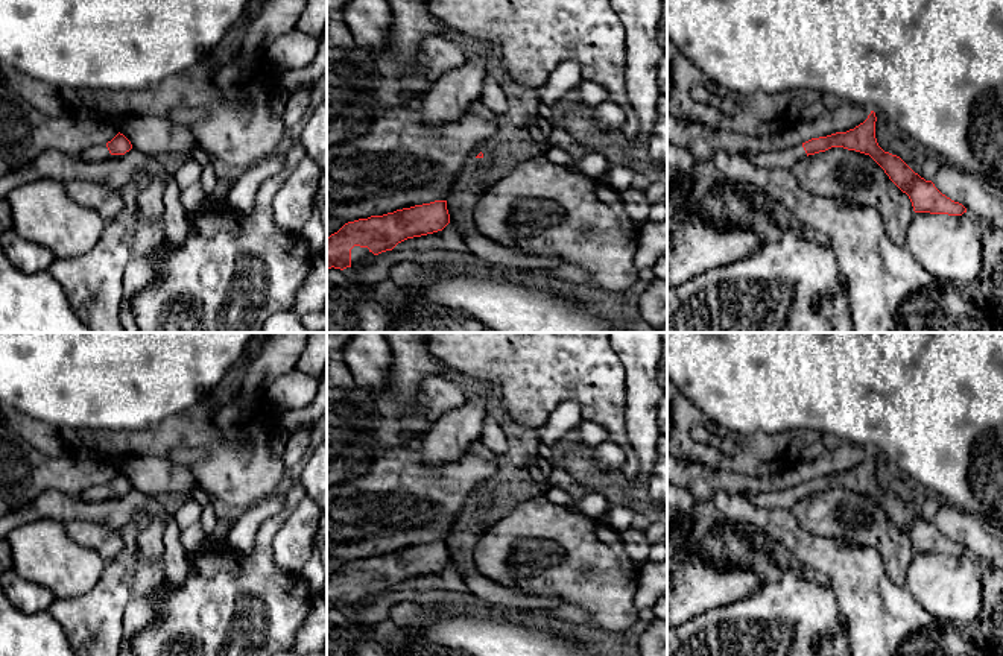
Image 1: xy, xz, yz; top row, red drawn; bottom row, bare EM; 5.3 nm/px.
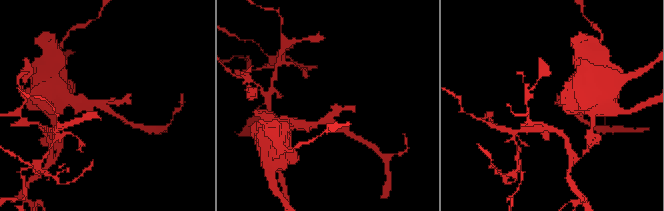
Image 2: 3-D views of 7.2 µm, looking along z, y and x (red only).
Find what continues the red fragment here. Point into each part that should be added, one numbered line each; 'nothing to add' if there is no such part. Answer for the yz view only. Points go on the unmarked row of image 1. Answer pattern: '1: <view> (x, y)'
1: yz (781, 498)

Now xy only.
1: xy (96, 494)

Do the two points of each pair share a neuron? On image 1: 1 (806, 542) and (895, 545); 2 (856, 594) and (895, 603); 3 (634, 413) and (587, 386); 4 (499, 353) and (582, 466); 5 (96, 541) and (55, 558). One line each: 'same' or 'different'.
1: different
2: same
3: different
4: different
5: different

